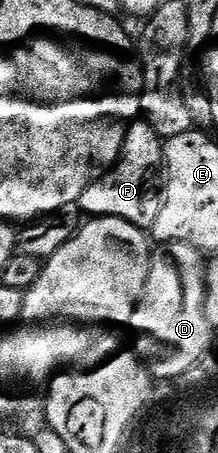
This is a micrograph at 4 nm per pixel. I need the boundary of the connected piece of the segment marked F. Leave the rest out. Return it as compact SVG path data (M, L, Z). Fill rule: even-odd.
M134 121L125 129L125 140L121 146L121 156L117 162L101 176L100 179L94 181L79 200L79 206L86 216L115 217L127 221L131 225L142 229L152 229L155 221L161 212L161 203L158 202L159 195L153 190L157 187L157 182L162 182L163 172L165 171L165 140L159 137L159 133L155 133L155 129L151 129L151 125L144 121Z

